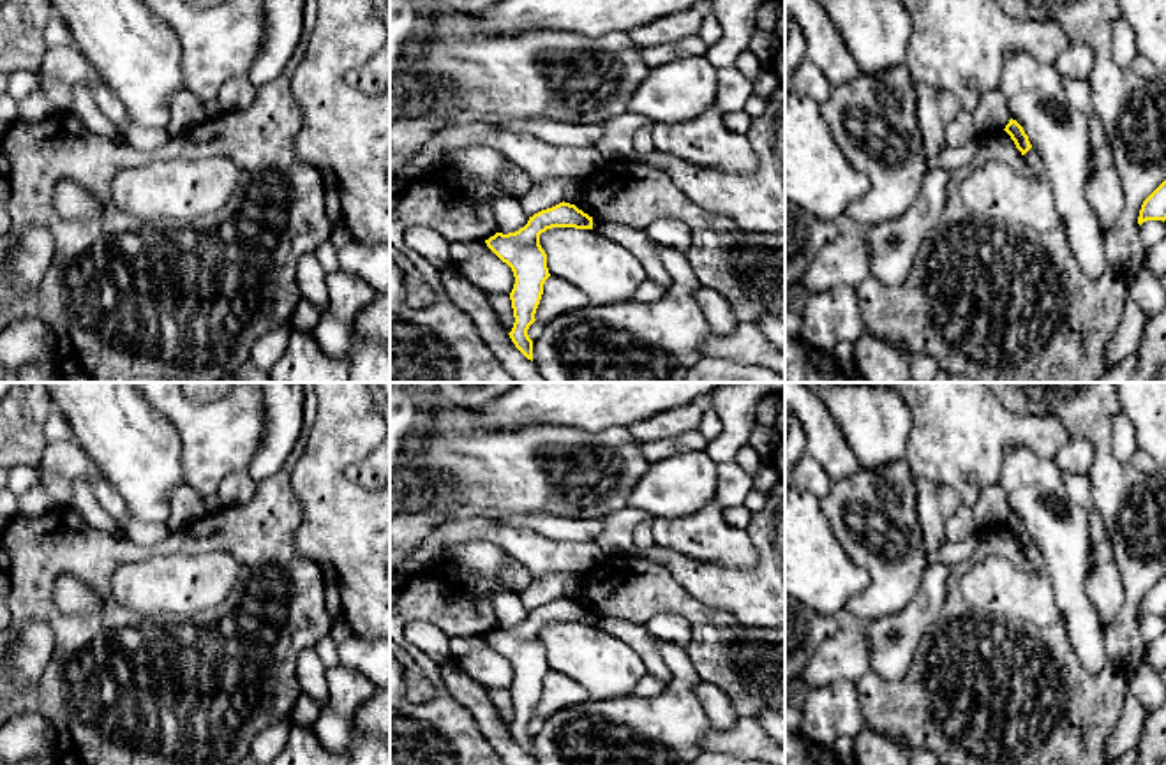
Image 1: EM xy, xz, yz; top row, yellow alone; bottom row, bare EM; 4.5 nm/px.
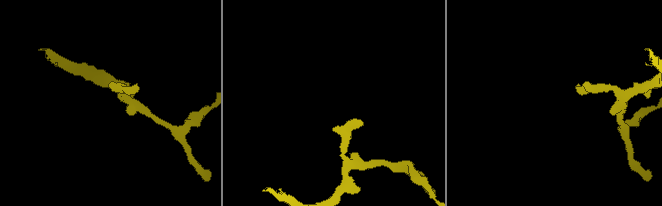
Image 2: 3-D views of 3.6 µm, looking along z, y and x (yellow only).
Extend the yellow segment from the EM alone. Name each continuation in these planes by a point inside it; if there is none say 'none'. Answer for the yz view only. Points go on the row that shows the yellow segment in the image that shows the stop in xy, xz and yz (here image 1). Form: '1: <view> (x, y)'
none

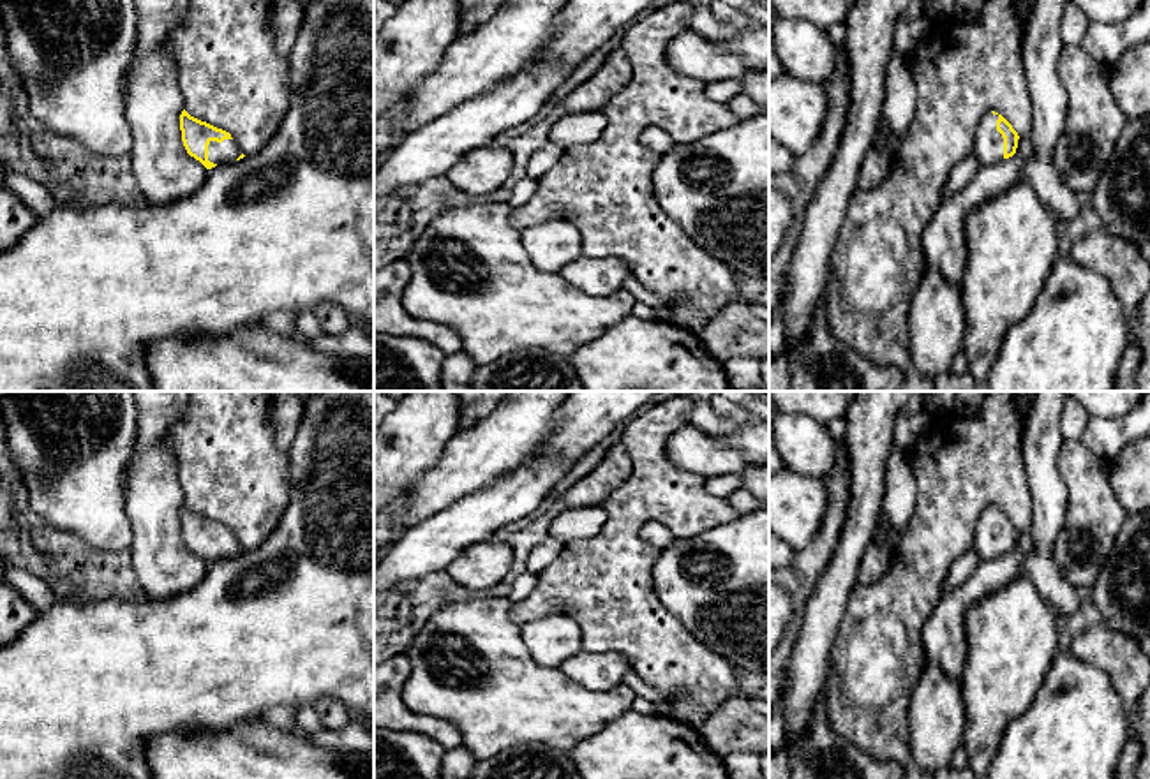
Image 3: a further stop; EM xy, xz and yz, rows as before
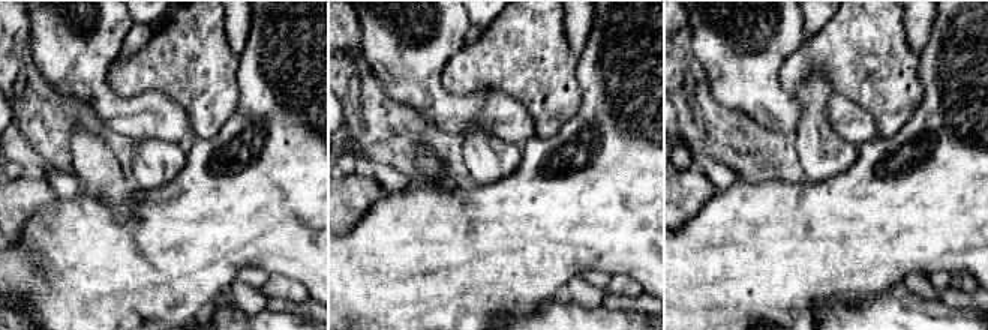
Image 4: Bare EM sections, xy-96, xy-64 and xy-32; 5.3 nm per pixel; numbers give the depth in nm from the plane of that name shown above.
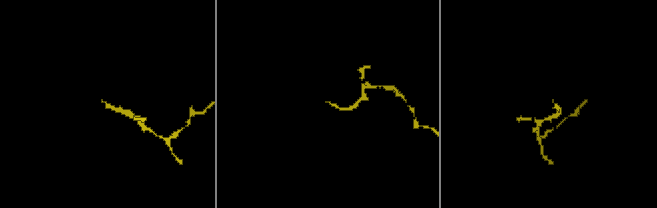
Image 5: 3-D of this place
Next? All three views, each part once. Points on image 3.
1: yz (988, 147)

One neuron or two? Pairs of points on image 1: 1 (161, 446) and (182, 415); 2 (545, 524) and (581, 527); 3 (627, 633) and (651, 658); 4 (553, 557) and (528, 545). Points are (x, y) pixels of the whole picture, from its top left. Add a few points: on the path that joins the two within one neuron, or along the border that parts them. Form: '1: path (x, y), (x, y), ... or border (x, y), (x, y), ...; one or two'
1: border (147, 401), (175, 427), (182, 466); two
2: path (554, 527), (572, 527); one
3: path (634, 637), (648, 651); one
4: path (547, 556), (533, 550); one

